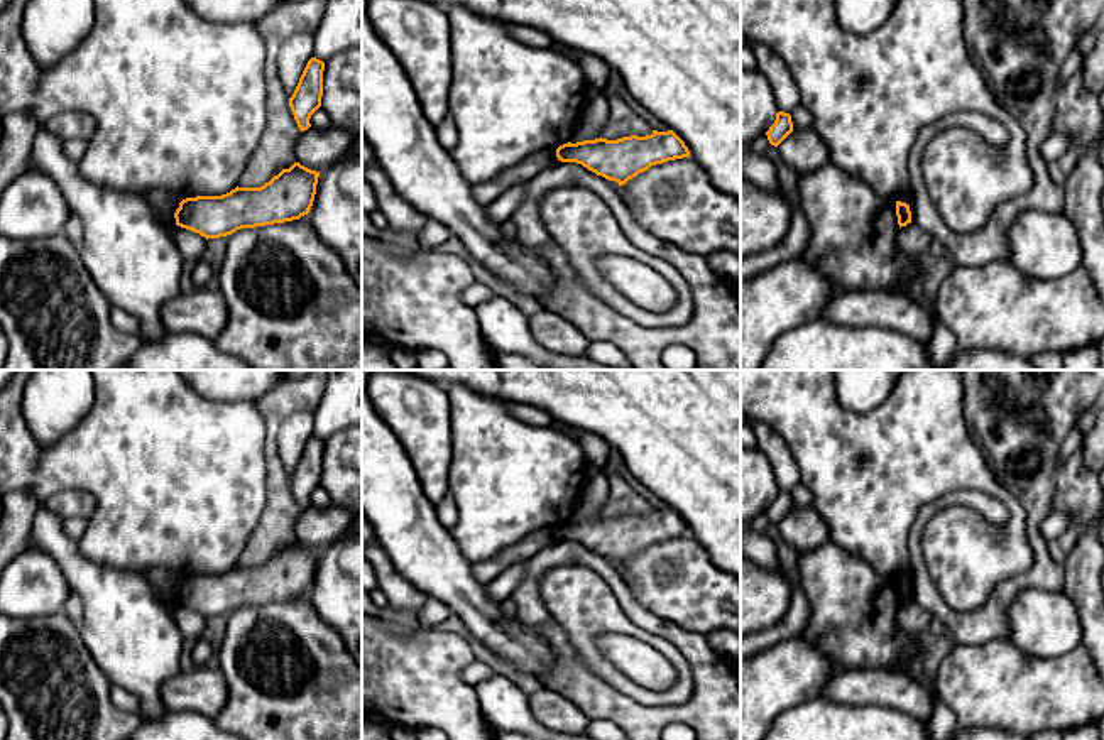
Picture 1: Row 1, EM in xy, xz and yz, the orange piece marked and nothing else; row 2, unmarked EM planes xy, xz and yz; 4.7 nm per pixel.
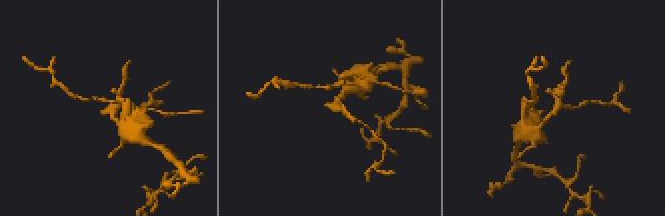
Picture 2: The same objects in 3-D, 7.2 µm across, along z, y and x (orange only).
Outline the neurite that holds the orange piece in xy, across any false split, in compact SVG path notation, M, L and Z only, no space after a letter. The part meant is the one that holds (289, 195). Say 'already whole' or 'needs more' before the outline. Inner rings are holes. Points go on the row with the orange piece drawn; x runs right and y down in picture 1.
already whole; M294 162L260 188L237 186L221 196L186 198L174 213L176 225L208 240L299 220L313 206L318 177L320 172Z

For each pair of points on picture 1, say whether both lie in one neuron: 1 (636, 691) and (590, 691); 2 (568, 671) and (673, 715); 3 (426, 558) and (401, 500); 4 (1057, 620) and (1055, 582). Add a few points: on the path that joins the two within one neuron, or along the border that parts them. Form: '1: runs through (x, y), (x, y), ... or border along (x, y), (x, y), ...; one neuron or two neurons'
1: border along (587, 668), (639, 703), (656, 707); two neurons
2: runs through (594, 696), (628, 715), (648, 715); one neuron
3: runs through (416, 544), (406, 531), (401, 514); one neuron
4: border along (1062, 592), (1023, 590), (1016, 598); two neurons

